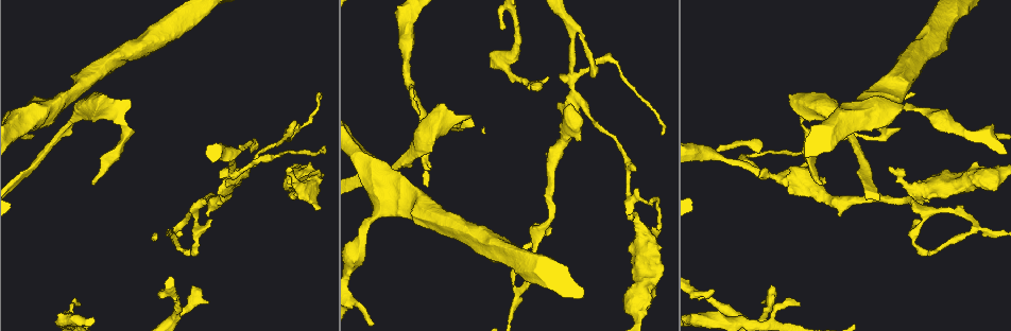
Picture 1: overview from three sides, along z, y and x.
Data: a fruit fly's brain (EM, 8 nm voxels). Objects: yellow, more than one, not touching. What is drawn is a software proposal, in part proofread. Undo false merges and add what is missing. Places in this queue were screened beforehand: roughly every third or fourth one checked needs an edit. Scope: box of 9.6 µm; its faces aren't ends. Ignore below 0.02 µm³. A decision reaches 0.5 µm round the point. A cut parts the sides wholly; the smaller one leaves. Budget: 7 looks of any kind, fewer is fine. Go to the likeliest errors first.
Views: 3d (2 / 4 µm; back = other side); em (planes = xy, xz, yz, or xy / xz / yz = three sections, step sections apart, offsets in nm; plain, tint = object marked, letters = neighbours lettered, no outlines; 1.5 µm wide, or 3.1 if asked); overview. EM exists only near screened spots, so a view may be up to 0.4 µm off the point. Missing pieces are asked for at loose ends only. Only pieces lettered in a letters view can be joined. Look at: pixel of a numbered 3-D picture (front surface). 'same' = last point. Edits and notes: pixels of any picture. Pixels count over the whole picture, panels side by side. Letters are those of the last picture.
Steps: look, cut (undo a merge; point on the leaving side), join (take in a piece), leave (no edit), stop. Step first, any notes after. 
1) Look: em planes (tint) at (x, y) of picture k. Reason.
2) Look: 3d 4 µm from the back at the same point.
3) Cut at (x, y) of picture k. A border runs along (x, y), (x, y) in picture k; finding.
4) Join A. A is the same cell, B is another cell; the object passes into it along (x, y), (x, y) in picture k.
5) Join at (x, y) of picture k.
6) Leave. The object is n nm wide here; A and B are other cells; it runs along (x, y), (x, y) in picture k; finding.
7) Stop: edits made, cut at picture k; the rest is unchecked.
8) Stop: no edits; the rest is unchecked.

Look: em planes (letters) at (771, 288) of picture 1. Branch stops here.

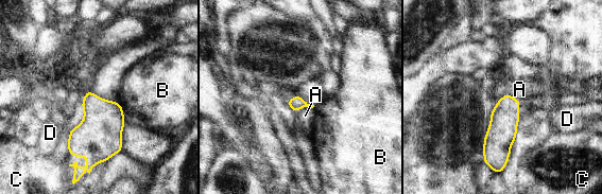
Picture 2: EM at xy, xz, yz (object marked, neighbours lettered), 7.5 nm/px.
Leave. A, B, C and D are other cells; no lettered piece goes on from it.

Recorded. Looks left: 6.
Look: 3d 4 µm at (320, 209) of picture 1.

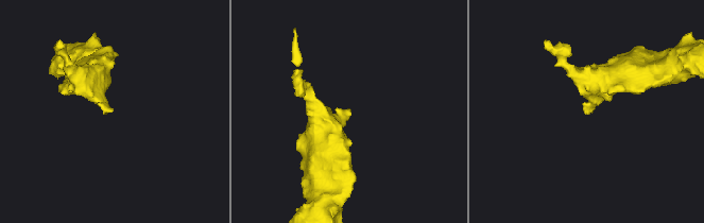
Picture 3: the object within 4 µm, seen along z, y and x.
Look: em planes (tint) at (110, 112) of picture 3. Need the tissue.

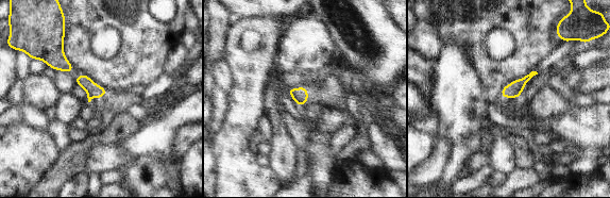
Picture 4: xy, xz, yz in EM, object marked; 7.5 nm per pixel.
Look: em planes (letters) at the same point. See the neighbours.

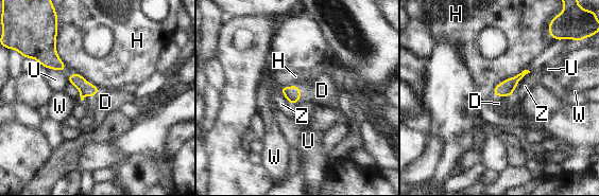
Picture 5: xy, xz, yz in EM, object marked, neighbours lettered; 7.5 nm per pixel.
Join D. D is the same cell, H, U, W and Z are other cells; the object passes into it along (292, 93), (298, 86), (322, 90) in picture 5; it goes on there.

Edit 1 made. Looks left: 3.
Look: 3d 4 µm at (235, 175) of picture 1. Side arm on a straight run.

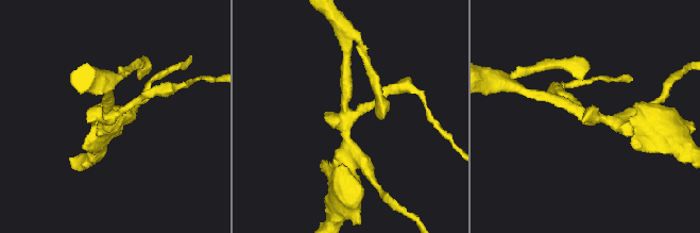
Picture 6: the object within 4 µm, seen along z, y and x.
Look: em yz step 8 (letters) at (111, 117) of picture 6.

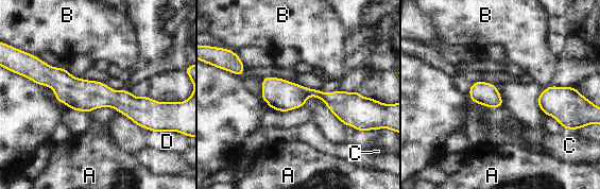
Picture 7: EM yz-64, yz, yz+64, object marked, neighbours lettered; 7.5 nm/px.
Leave. The object is 180 nm wide here; A, B, C and D are other cells; it runs along (34, 78), (157, 105) in picture 7; continuous, no second neuron.

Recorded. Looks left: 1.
Stop: edits made, join at picture 5; the rest is unchecked.

